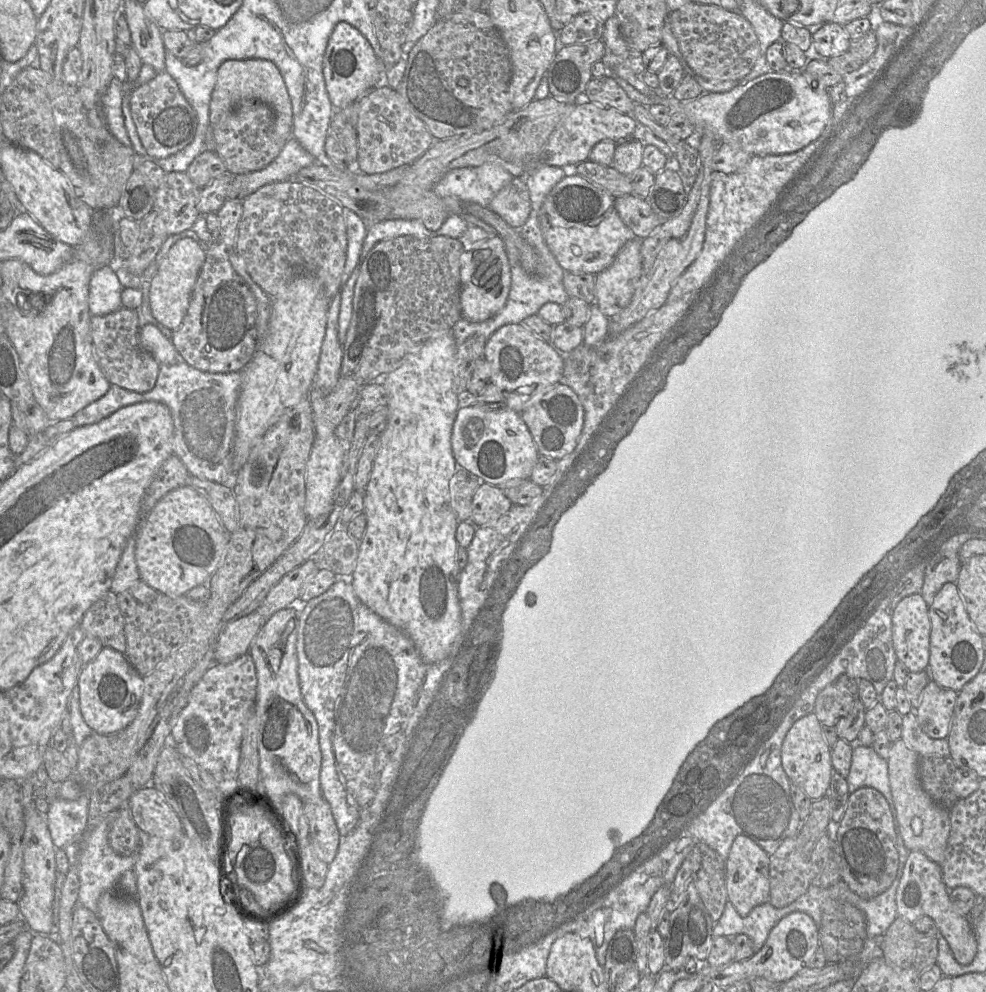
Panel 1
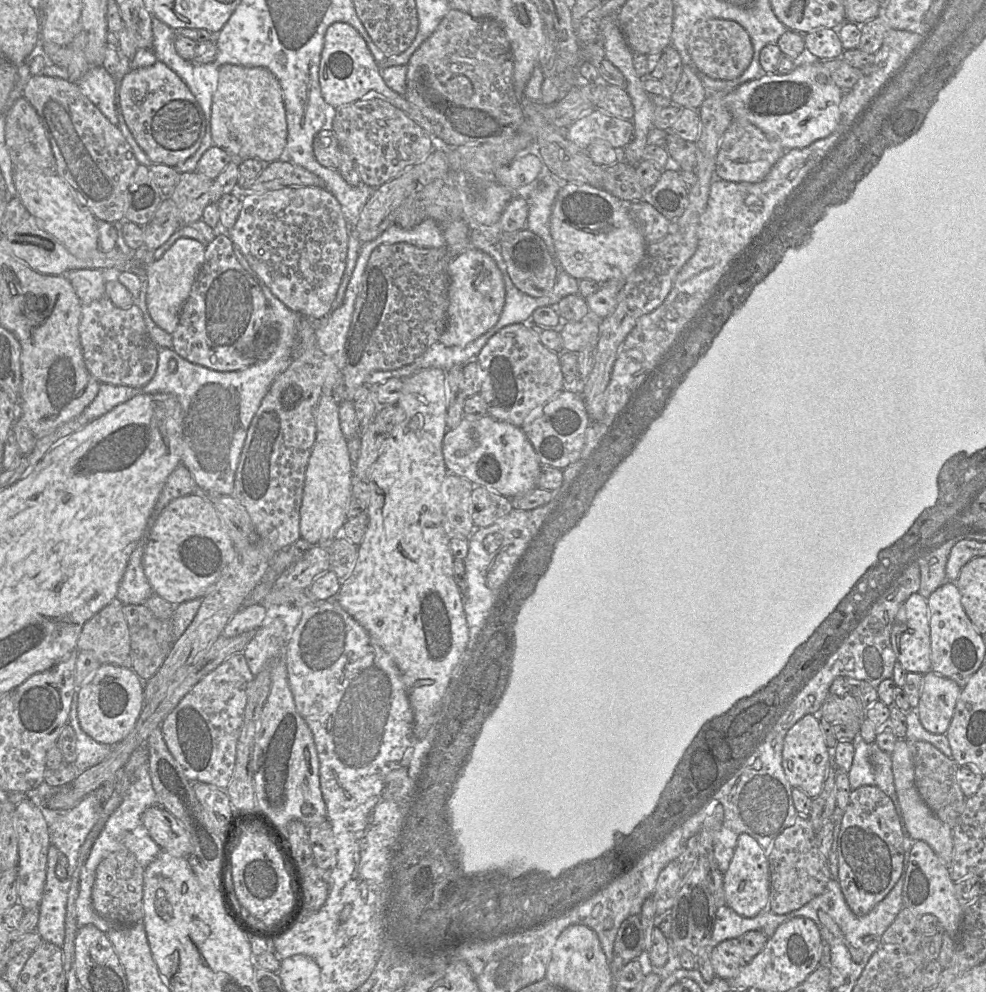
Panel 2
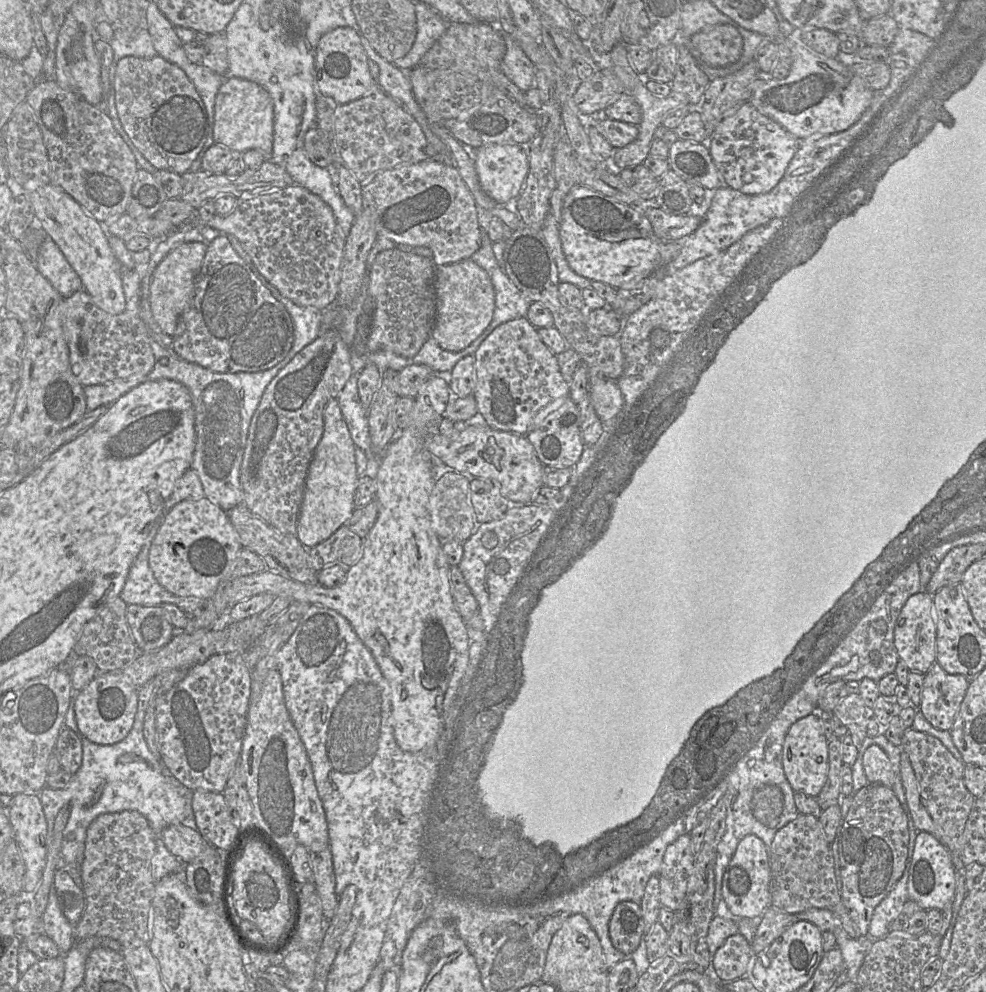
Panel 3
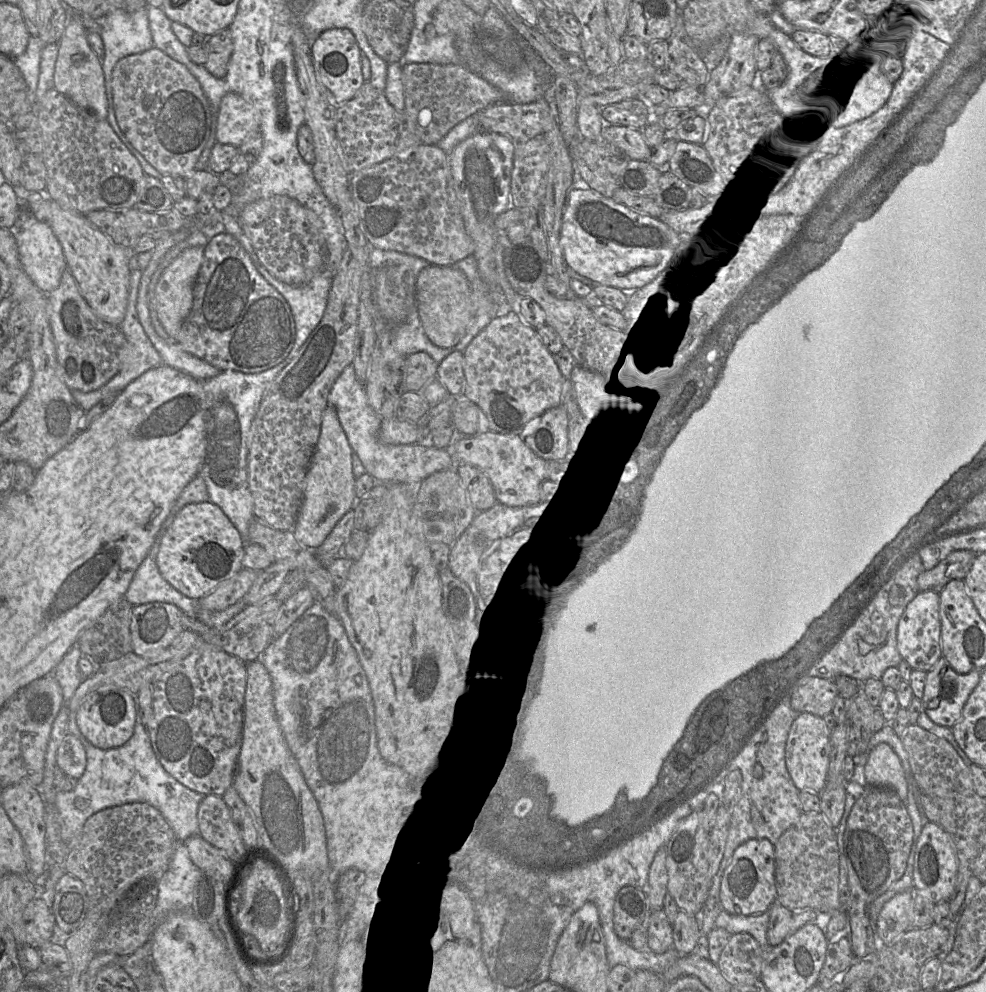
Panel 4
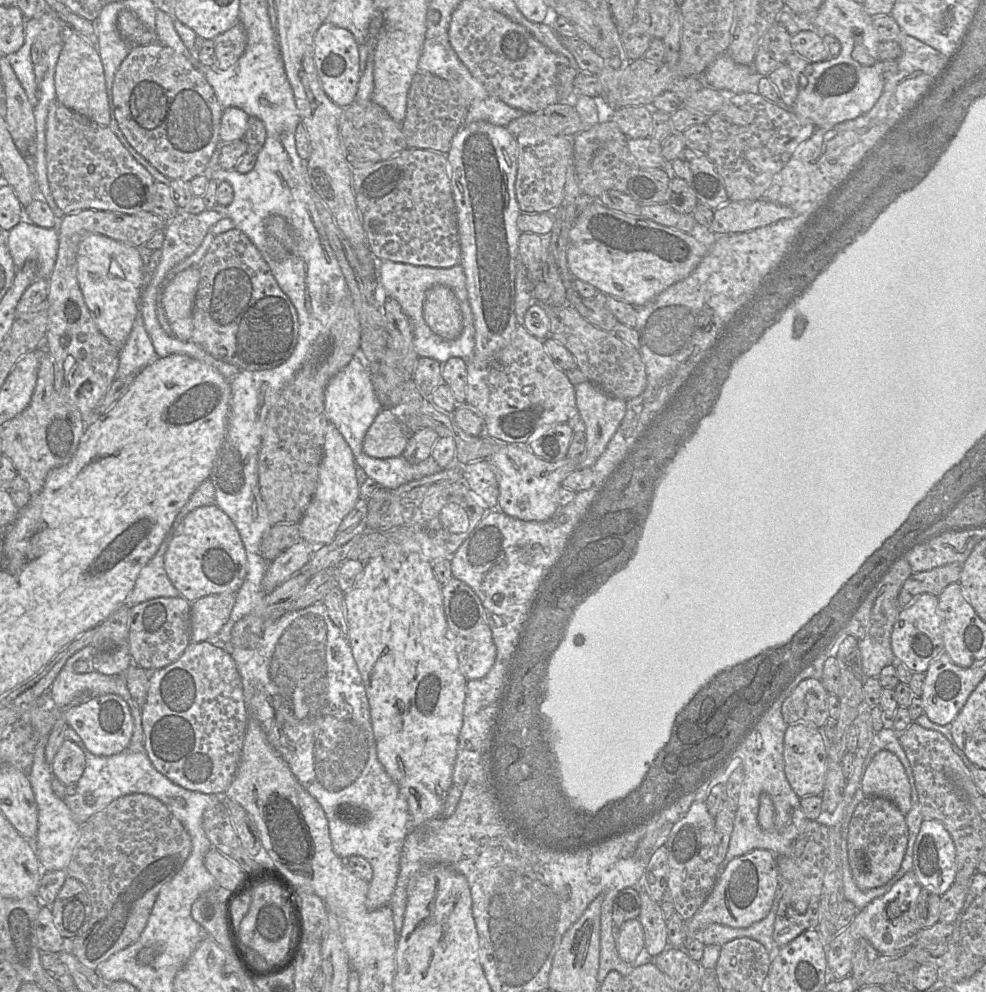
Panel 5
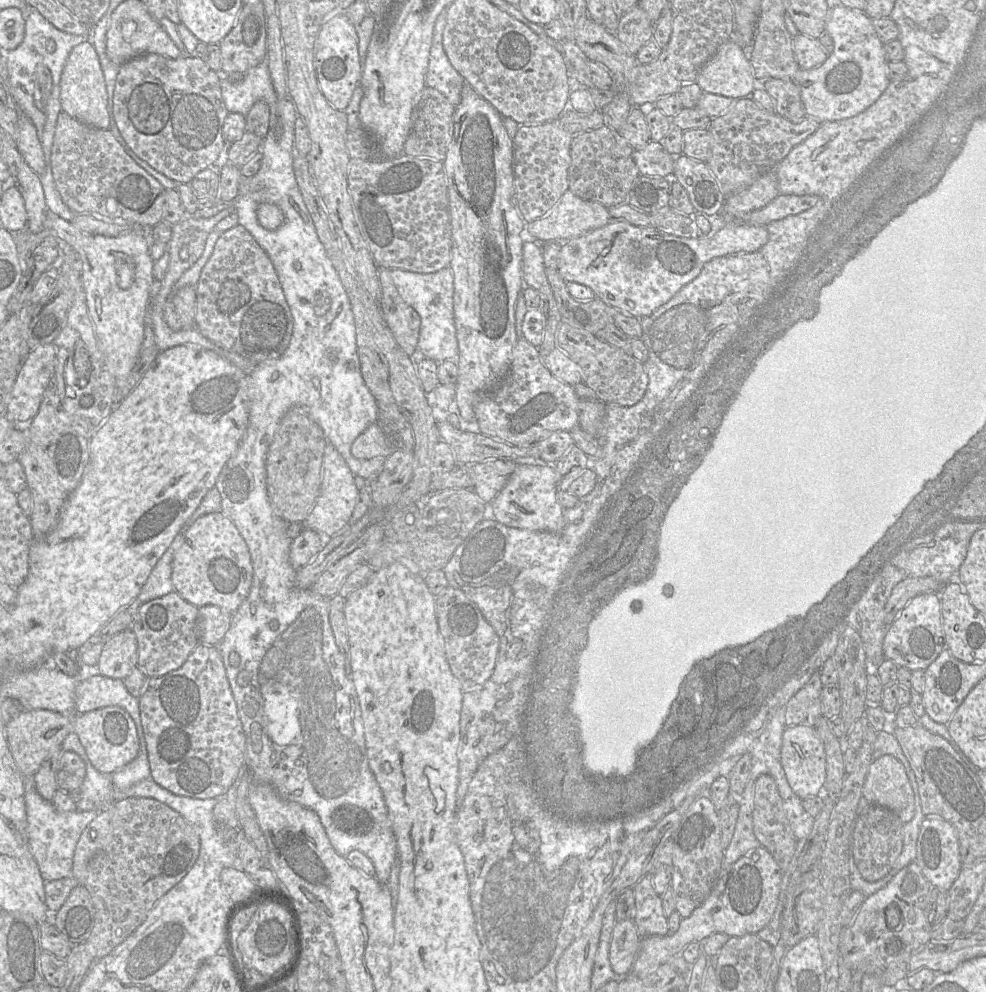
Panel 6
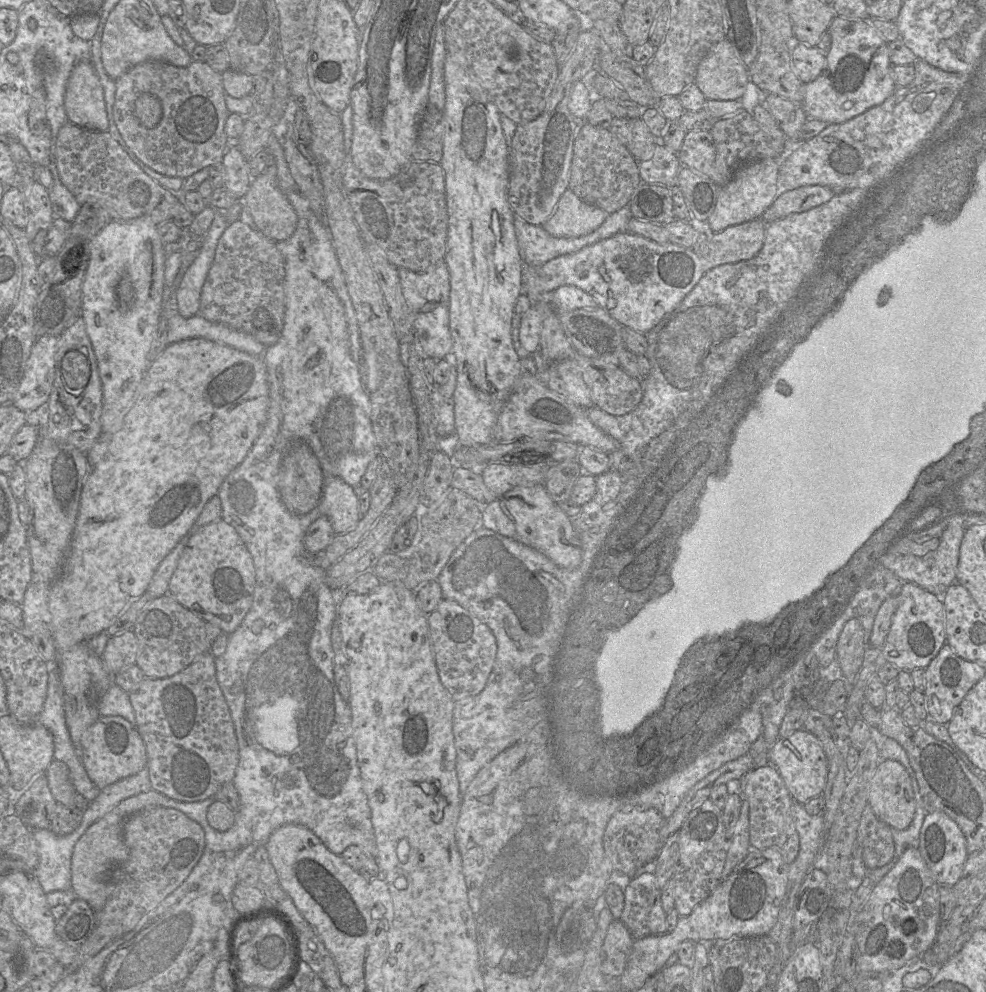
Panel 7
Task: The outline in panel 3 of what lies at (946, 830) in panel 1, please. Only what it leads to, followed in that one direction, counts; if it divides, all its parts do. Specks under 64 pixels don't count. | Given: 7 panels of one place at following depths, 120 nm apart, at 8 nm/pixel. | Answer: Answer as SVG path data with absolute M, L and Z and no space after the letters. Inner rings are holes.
M903 751L900 758L900 775L905 792L906 803L915 827L919 831L926 831L933 834L940 841L940 831L937 829L937 826L923 804L920 796L920 788L910 760Z

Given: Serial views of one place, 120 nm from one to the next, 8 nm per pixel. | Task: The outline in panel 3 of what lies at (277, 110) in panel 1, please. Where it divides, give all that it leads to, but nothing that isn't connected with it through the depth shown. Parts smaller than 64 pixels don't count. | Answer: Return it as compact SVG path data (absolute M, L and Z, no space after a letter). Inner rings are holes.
M225 80L216 96L213 135L216 144L226 146L236 155L257 149L267 160L272 152L274 138L274 109L269 93L259 84L249 80Z

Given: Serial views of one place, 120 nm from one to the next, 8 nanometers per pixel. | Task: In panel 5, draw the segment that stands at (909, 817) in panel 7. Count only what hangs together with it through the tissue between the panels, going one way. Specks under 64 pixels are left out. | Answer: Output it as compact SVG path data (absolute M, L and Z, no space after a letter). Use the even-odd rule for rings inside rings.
M880 750L872 758L862 776L861 789L865 795L889 799L904 816L911 808L911 788L905 769L888 750Z

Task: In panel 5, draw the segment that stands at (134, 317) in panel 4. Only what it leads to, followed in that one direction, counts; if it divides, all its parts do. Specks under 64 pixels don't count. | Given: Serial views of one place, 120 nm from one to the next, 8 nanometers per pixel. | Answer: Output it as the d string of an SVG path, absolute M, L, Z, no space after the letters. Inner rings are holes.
M143 273L139 308L132 330L120 349L119 365L116 378L124 378L128 375L136 375L145 366L160 358L152 345L152 341L144 327L141 312L141 297L151 279L150 273Z

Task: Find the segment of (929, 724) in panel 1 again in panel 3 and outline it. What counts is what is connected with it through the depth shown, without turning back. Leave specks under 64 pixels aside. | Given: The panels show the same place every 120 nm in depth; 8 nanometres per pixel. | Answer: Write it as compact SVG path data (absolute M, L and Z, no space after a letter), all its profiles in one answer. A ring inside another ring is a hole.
M935 662L924 675L919 710L926 720L939 730L951 730L970 680L962 674L949 674Z

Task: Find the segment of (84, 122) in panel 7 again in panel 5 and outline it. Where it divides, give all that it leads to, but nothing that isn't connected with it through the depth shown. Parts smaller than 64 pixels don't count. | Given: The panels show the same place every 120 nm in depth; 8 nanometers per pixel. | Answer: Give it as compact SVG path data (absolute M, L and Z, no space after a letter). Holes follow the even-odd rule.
M71 31L66 37L58 58L55 71L56 100L70 110L108 126L110 112L107 100L103 66L98 50L81 35Z

